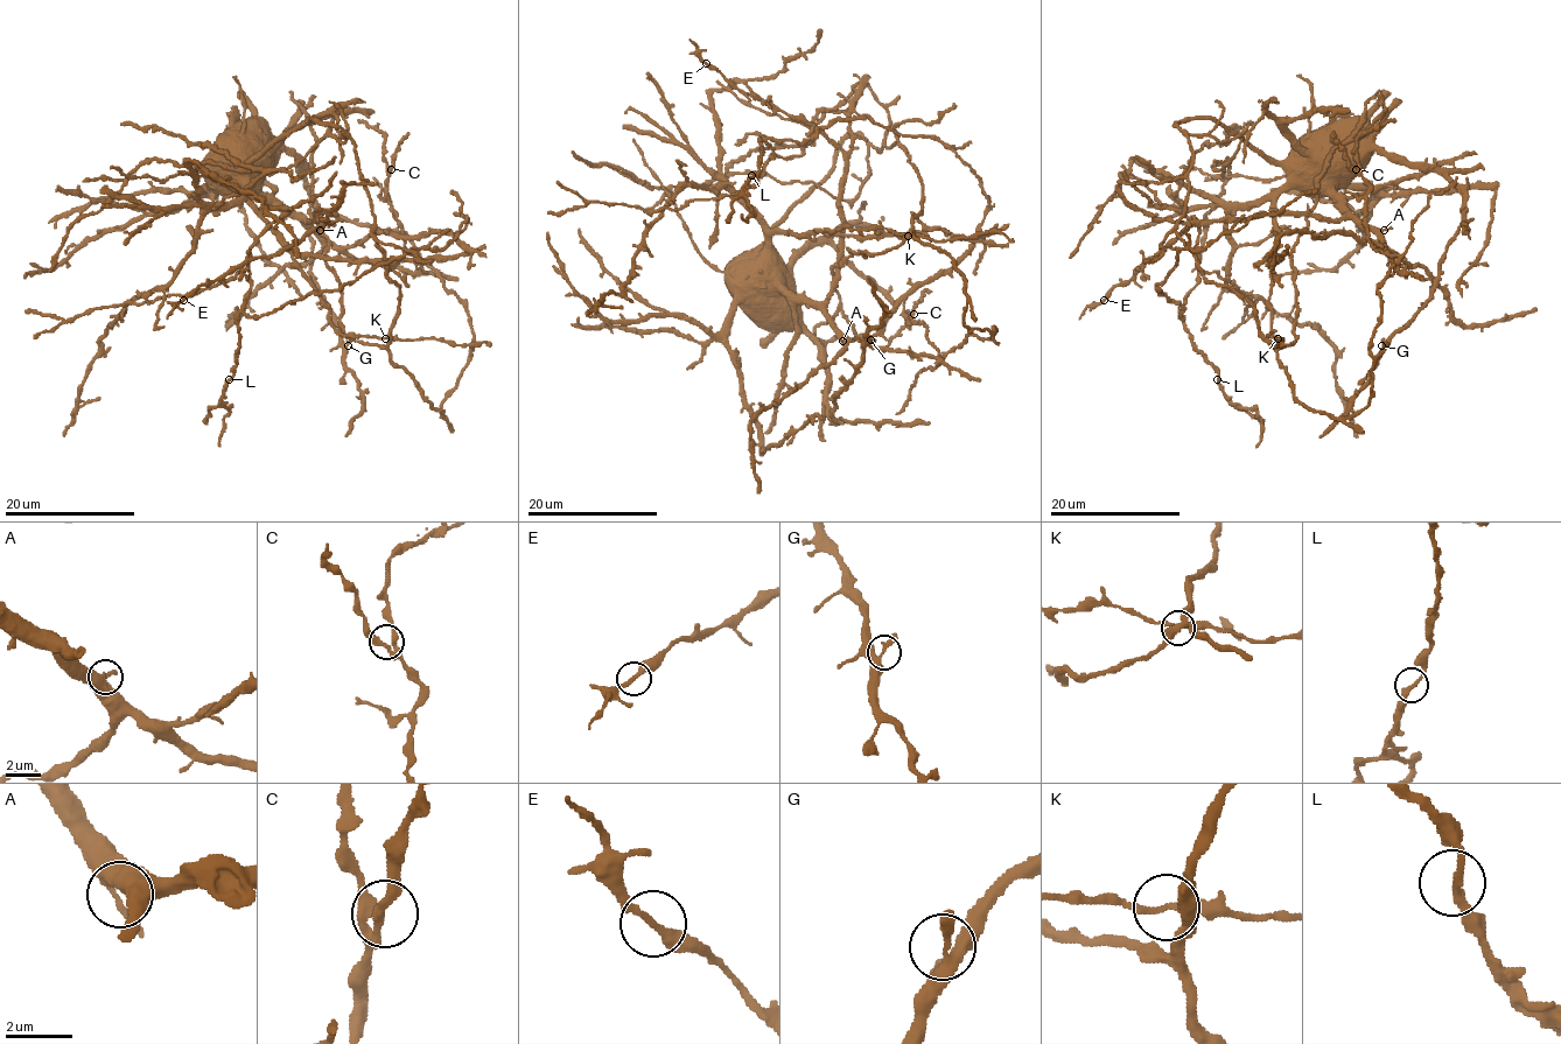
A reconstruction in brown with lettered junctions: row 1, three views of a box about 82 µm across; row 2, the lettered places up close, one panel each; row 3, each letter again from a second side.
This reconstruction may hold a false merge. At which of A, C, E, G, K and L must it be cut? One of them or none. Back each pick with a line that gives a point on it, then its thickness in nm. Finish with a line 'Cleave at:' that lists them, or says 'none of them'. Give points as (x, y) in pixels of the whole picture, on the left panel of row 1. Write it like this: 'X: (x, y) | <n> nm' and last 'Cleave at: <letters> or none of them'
Cleave at: none of them

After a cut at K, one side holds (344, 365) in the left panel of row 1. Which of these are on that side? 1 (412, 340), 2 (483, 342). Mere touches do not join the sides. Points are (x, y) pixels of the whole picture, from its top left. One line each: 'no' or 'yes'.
1: no
2: no

